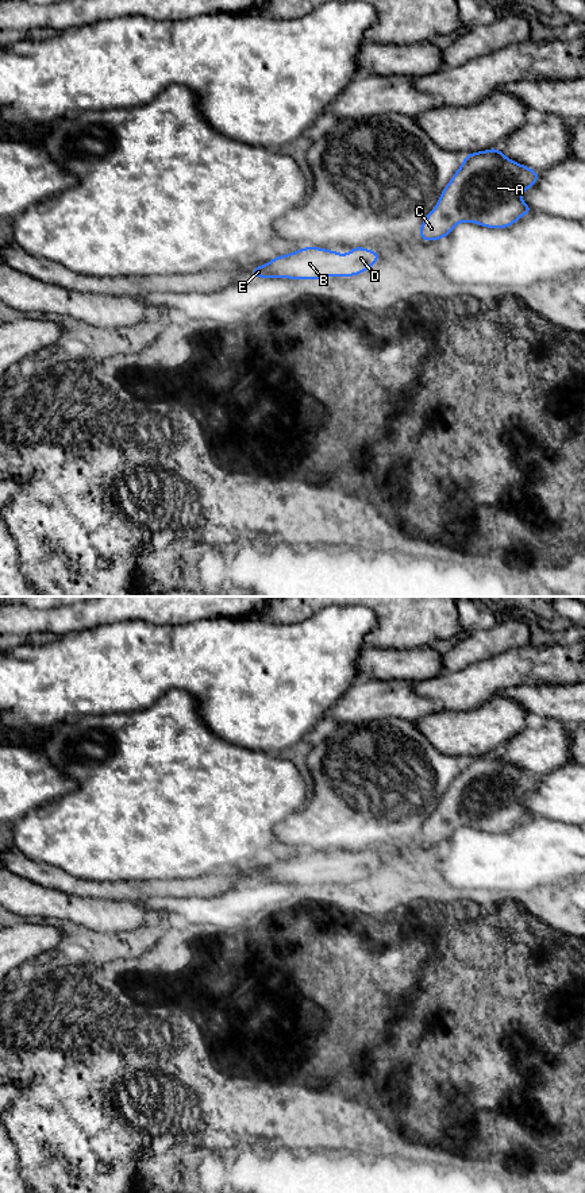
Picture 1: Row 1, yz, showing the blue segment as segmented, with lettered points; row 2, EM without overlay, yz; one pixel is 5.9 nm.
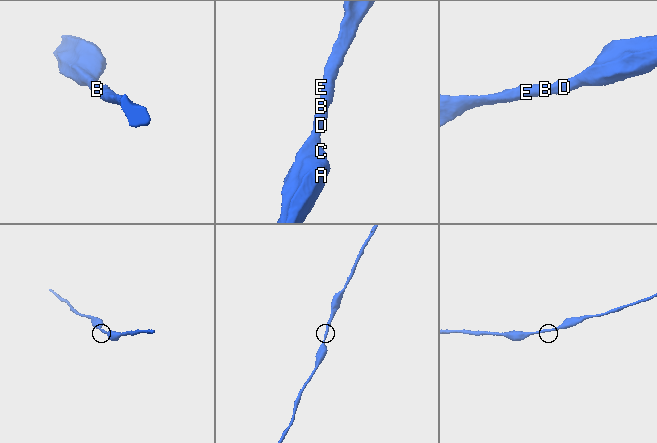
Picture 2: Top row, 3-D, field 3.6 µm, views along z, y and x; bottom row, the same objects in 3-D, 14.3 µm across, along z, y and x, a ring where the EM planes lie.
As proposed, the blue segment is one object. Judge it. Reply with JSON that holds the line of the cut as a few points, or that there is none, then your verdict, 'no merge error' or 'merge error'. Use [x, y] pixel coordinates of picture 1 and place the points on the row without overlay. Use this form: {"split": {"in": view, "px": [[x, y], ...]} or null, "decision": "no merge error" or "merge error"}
{"split": null, "decision": "no merge error"}

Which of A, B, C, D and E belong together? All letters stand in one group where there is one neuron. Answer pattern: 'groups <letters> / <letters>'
groups A B C D E

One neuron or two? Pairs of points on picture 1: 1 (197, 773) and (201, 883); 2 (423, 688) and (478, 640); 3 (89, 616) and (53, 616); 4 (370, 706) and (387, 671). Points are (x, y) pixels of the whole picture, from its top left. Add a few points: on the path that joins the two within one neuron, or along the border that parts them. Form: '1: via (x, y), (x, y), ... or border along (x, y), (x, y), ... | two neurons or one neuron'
1: border along (211, 872), (191, 879), (170, 880) | two neurons
2: border along (477, 663), (446, 672) | two neurons
3: via (80, 616), (62, 616) | one neuron
4: border along (360, 678), (411, 680), (414, 683) | two neurons

